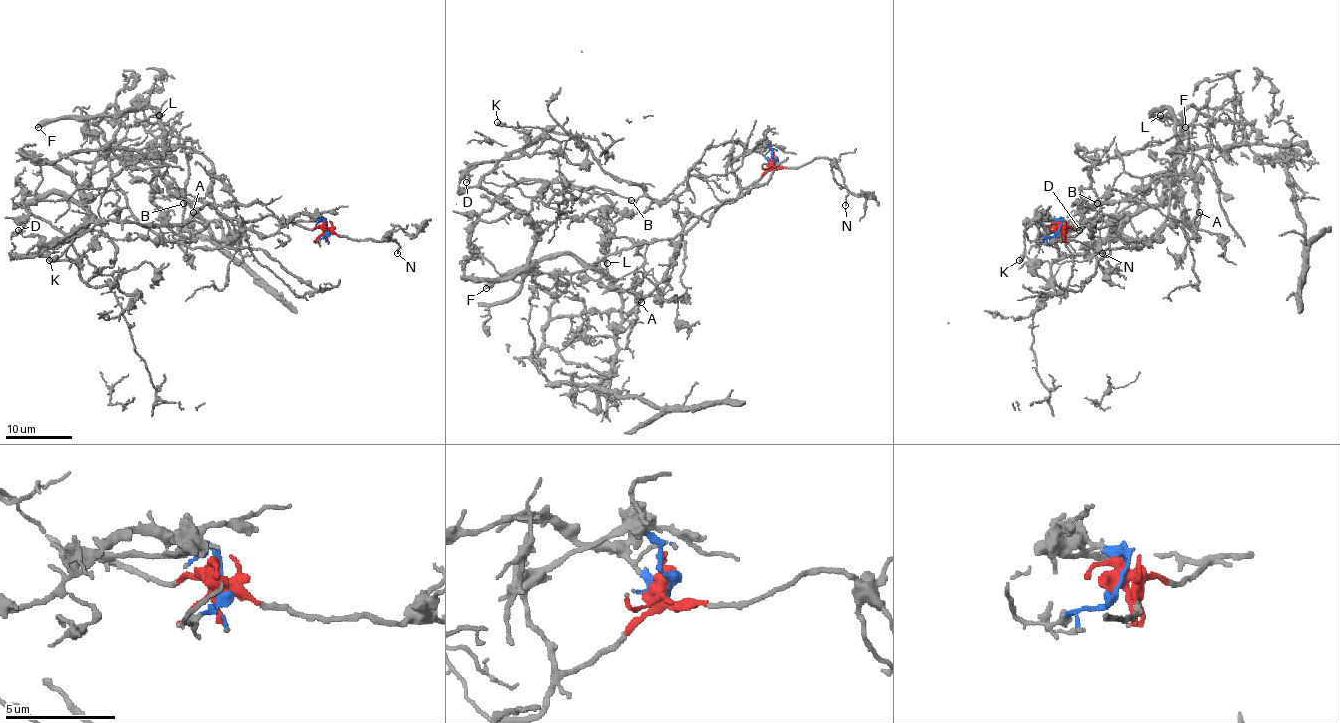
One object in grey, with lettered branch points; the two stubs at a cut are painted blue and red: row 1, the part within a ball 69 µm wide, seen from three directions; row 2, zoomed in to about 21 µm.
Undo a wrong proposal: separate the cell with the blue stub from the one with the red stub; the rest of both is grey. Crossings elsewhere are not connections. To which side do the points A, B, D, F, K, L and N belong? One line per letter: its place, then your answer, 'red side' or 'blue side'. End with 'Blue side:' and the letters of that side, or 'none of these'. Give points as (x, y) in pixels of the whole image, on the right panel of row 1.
A: (1199, 212) | red side
B: (1097, 203) | blue side
D: (1079, 230) | blue side
F: (1185, 127) | red side
K: (1019, 260) | blue side
L: (1160, 115) | red side
N: (1102, 253) | red side
Blue side: B, D, K

